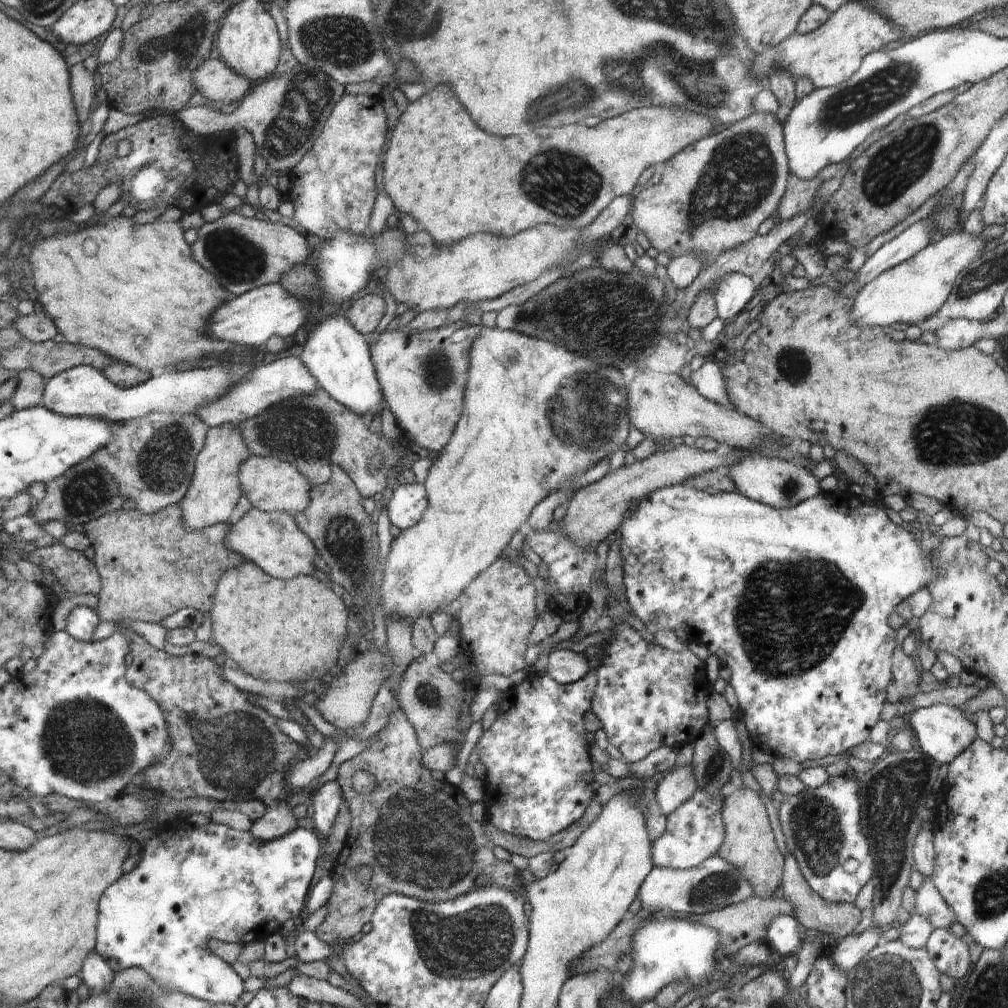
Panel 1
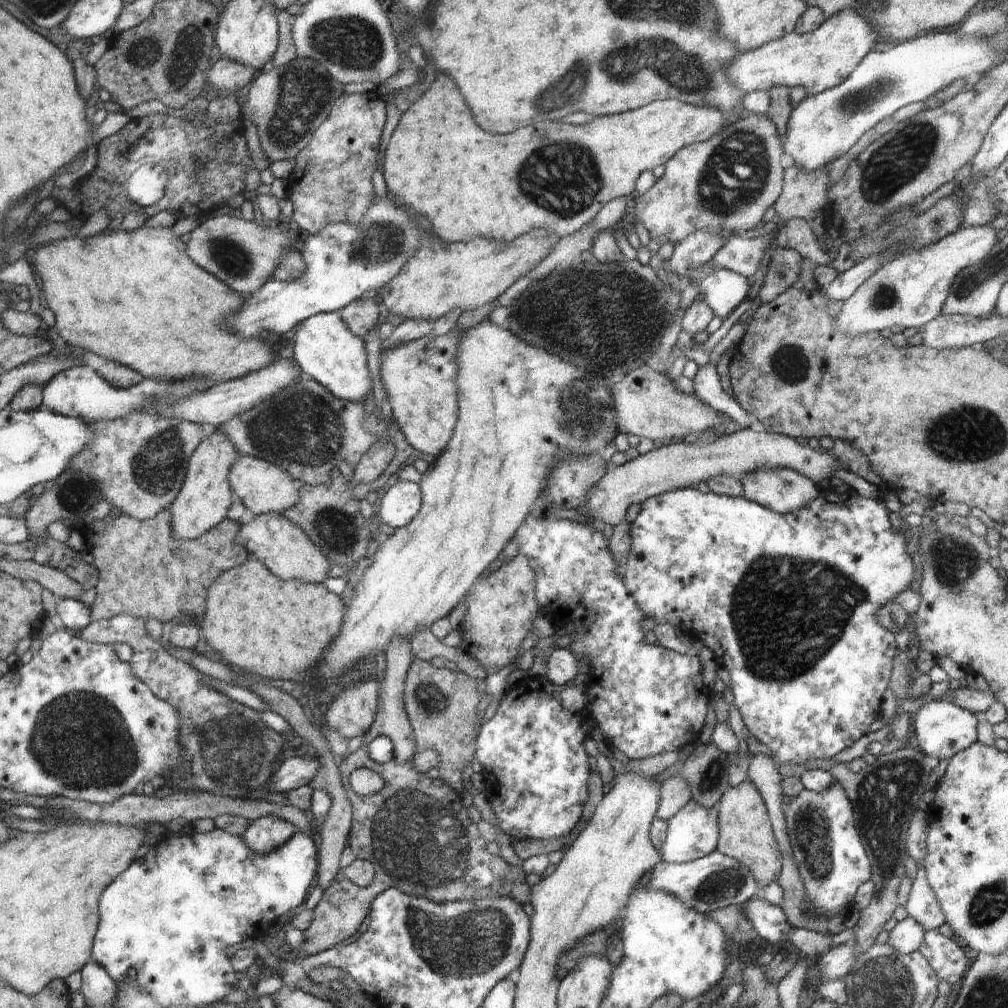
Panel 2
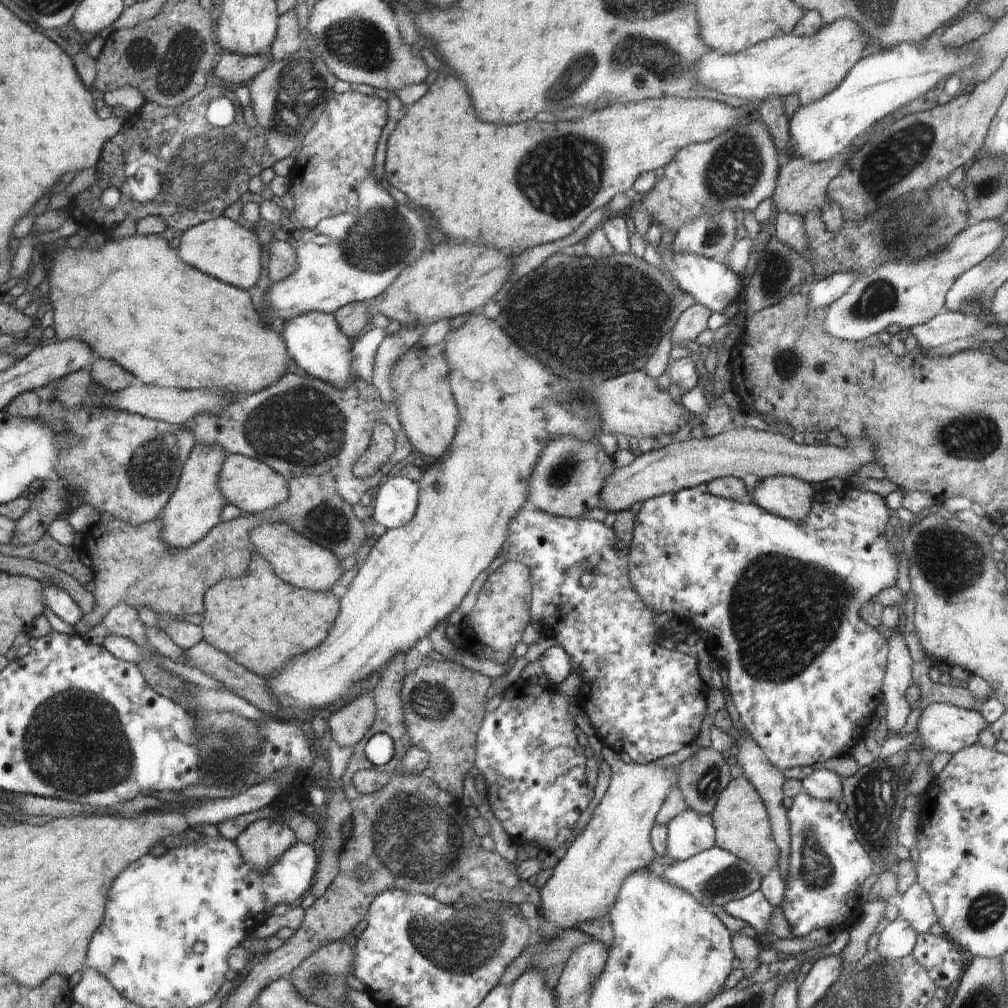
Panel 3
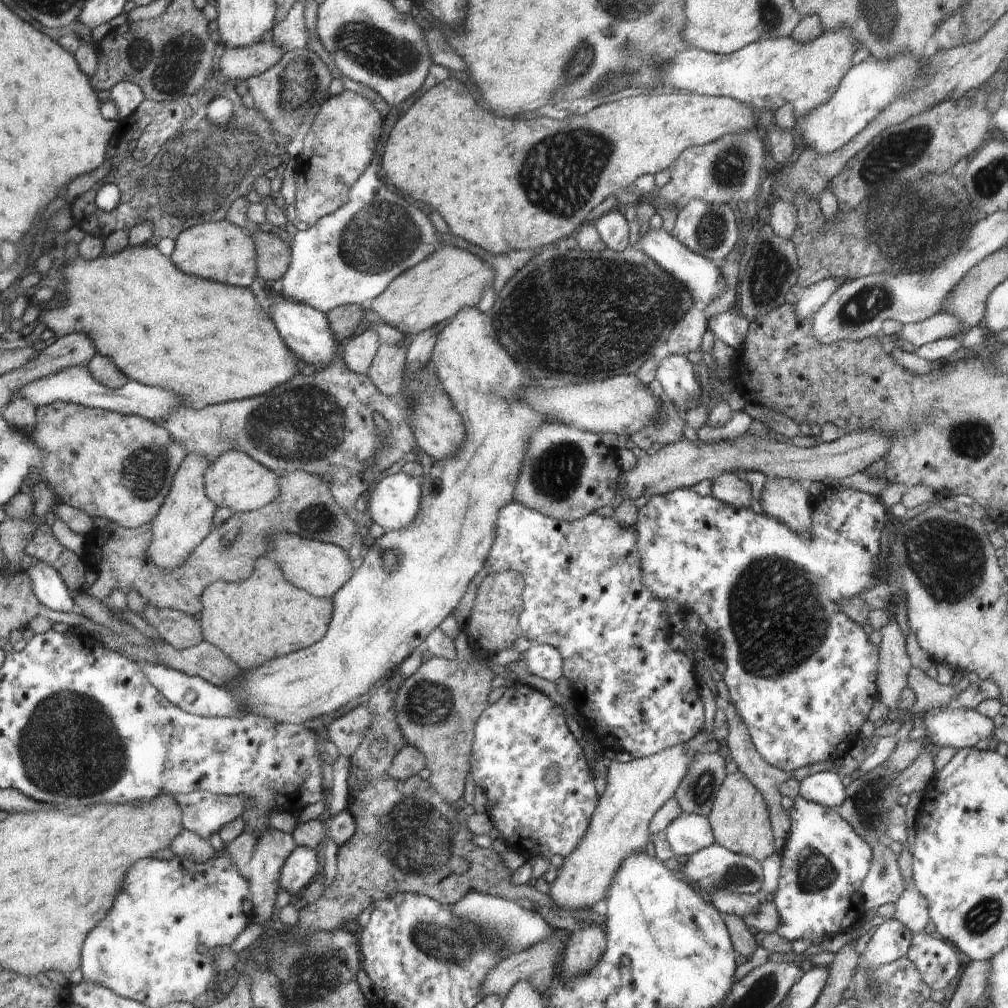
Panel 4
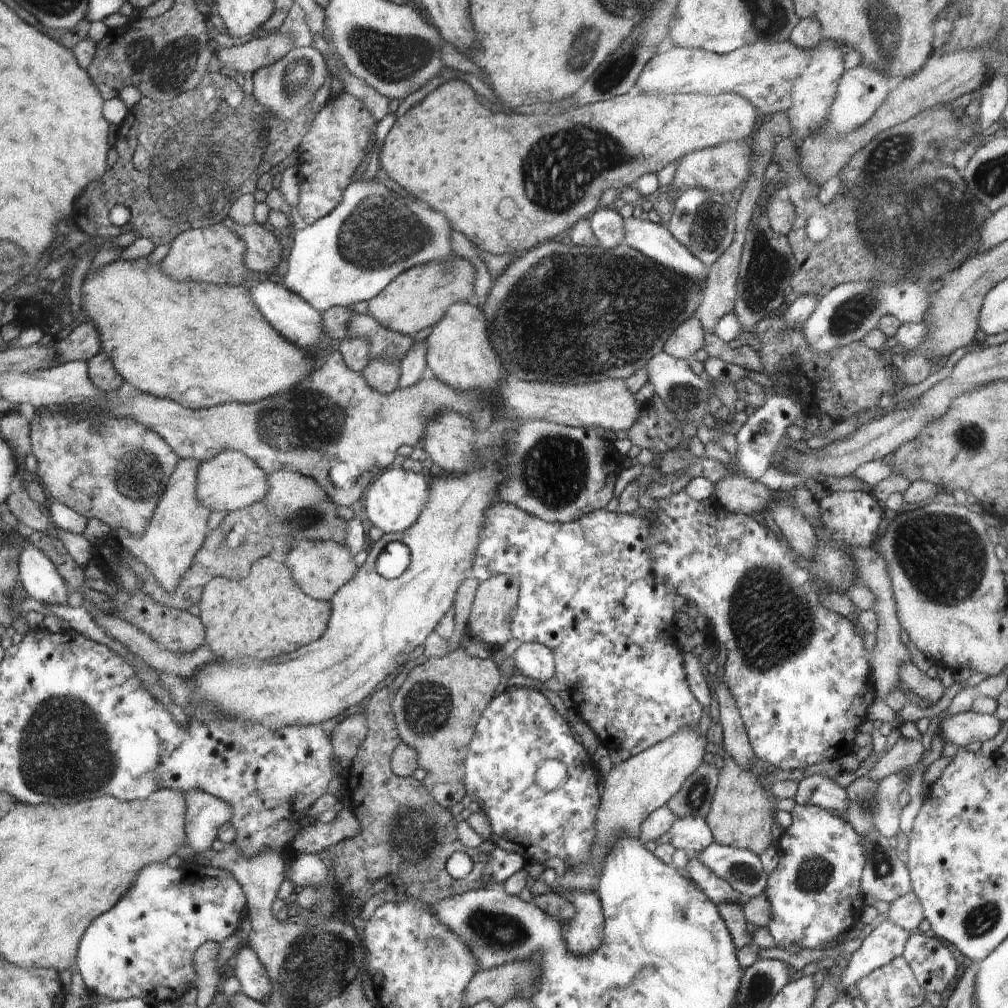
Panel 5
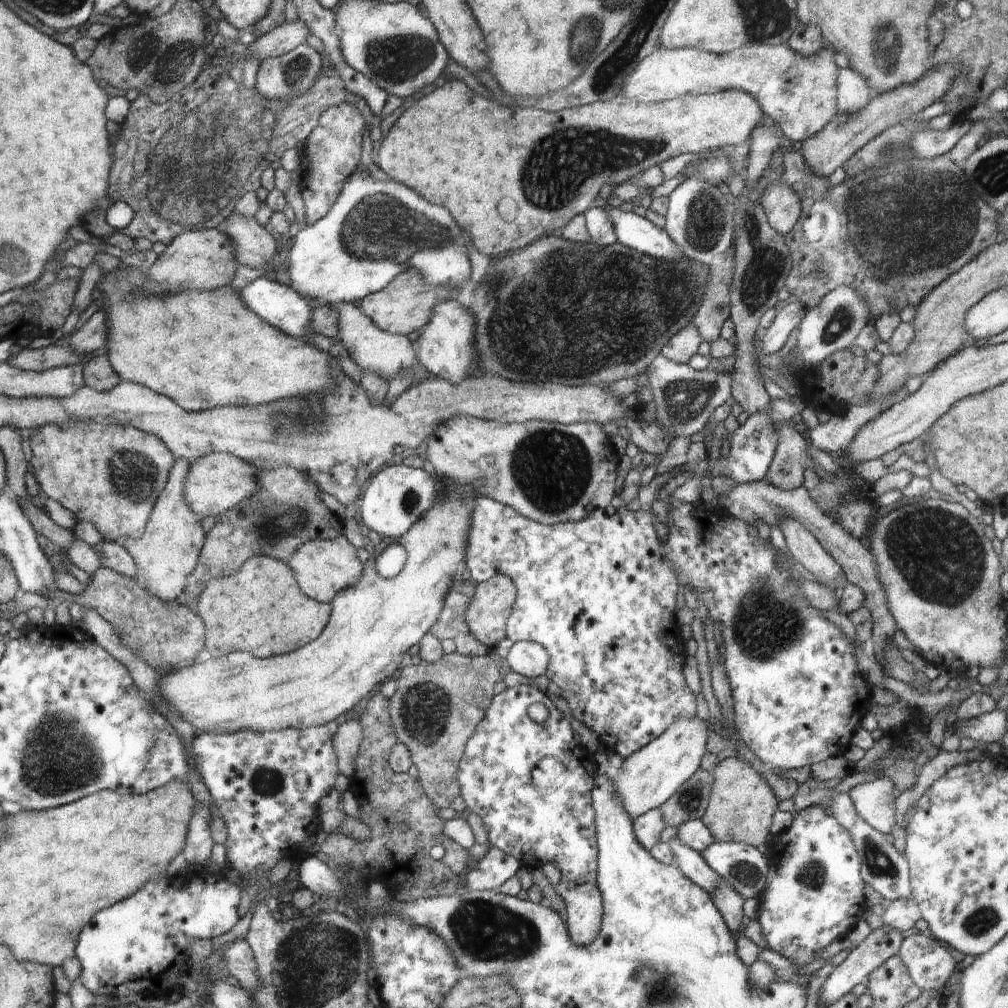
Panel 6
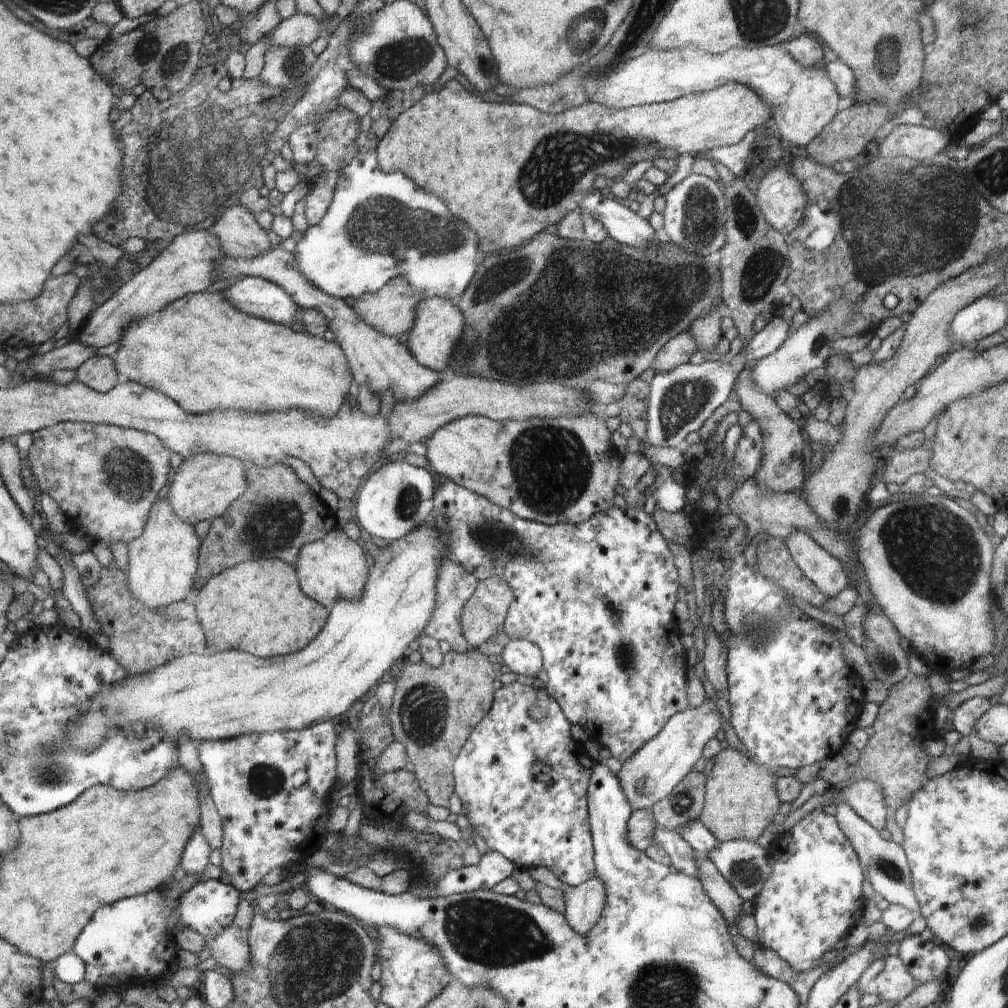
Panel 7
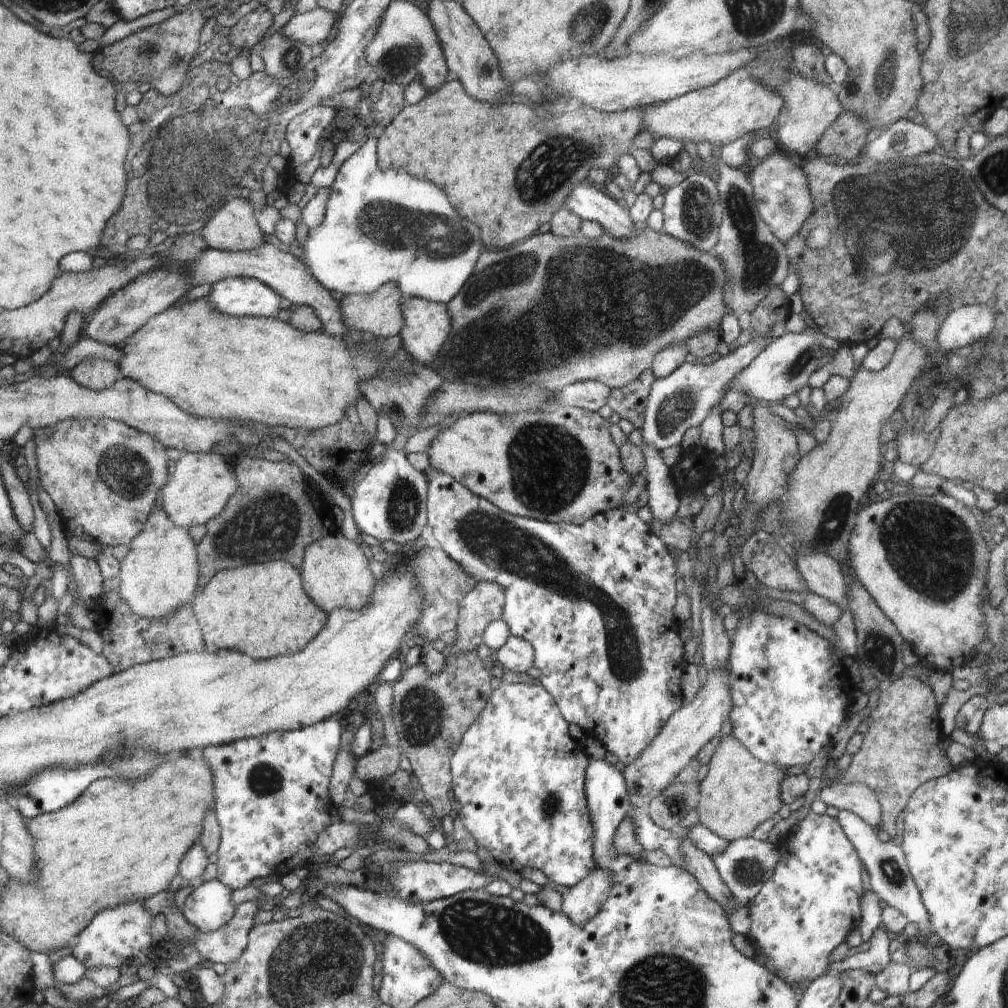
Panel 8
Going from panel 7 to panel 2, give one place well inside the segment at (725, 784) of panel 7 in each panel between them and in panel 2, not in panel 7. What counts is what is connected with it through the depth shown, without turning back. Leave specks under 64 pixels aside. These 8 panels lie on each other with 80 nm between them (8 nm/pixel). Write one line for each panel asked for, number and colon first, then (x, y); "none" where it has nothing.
2: (746, 834)
3: (740, 817)
4: (739, 818)
5: (740, 816)
6: (741, 803)

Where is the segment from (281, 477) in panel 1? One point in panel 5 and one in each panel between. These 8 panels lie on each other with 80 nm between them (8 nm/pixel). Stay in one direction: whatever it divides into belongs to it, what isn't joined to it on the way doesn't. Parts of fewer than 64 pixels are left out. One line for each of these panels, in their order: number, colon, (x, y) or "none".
2: (263, 487)
3: (253, 486)
4: (236, 481)
5: (230, 481)

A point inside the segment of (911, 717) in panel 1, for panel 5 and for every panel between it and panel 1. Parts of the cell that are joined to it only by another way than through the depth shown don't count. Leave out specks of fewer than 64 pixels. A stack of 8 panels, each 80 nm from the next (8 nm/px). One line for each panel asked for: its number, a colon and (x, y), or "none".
2: (943, 729)
3: (945, 728)
4: (959, 728)
5: (960, 729)

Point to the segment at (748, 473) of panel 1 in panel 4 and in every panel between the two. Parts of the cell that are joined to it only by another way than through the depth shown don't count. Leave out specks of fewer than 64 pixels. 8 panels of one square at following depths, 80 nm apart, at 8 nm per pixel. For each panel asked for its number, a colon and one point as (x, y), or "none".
2: (783, 490)
3: (790, 497)
4: (786, 500)

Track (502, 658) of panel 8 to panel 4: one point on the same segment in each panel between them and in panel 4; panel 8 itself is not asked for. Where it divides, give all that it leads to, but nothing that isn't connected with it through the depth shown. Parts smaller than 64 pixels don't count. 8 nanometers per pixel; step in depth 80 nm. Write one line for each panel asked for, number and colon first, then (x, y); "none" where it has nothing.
4: (546, 661)
5: (535, 660)
6: (531, 659)
7: (520, 656)

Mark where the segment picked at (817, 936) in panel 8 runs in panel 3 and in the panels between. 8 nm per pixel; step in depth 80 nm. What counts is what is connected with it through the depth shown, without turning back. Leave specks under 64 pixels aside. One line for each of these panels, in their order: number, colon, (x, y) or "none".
3: (827, 863)
4: (824, 863)
5: (815, 891)
6: (815, 892)
7: (813, 898)

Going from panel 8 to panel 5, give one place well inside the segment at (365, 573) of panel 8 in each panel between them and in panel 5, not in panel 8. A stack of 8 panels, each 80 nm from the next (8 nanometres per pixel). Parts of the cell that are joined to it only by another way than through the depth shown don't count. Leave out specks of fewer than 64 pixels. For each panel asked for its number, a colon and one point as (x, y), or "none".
5: (320, 568)
6: (323, 568)
7: (333, 568)

